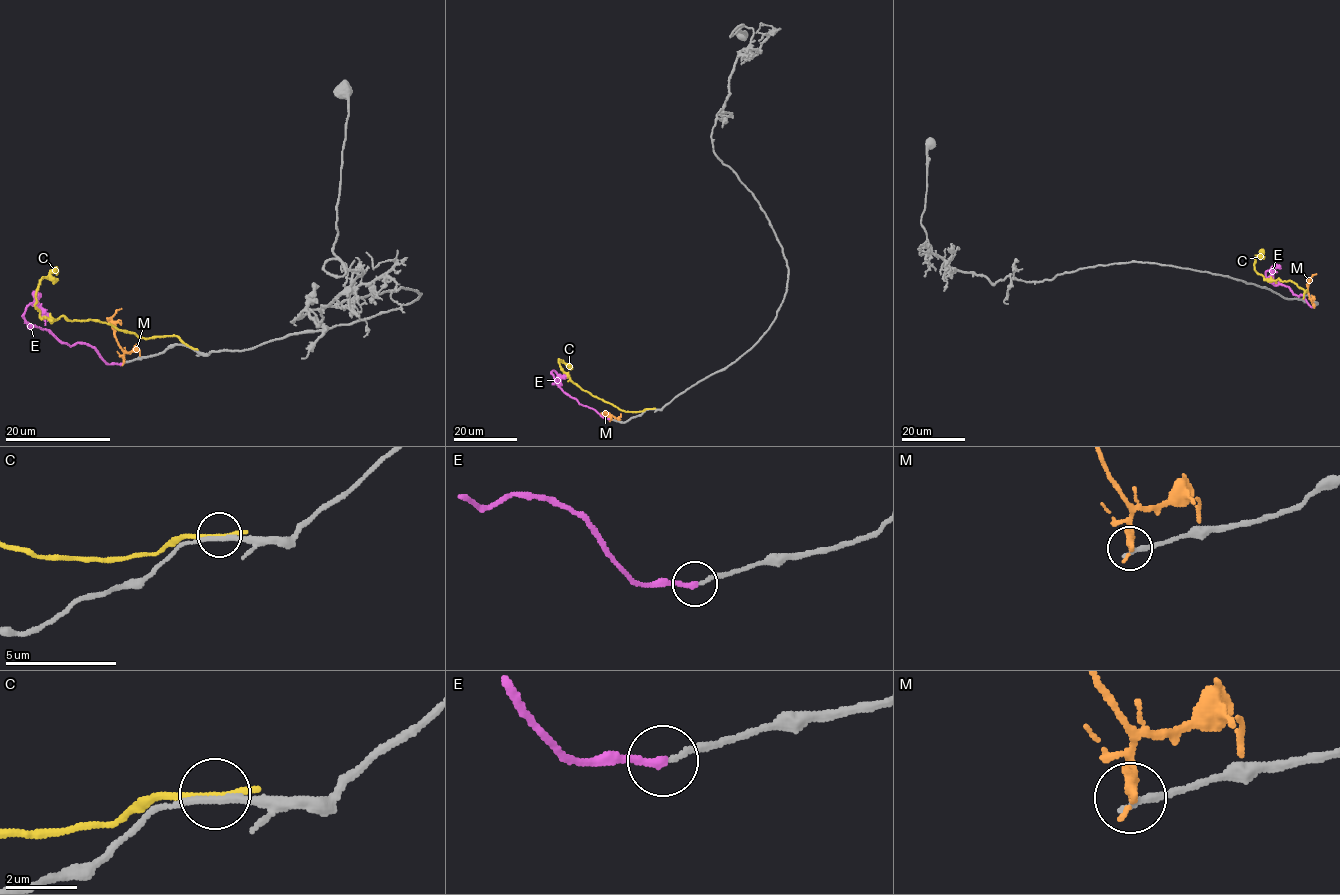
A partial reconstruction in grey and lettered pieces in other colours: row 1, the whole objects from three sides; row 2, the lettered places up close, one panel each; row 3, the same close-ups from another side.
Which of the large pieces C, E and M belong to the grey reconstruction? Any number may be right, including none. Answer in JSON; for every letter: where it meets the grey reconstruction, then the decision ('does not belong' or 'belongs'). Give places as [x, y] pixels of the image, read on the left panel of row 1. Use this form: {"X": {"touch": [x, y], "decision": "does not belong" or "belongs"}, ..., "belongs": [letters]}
{"C": {"touch": [191, 347], "decision": "does not belong"}, "E": {"touch": [121, 364], "decision": "belongs"}, "M": {"touch": [123, 362], "decision": "does not belong"}, "belongs": ["E"]}

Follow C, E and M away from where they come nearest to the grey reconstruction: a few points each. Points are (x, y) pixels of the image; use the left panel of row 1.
C: (191, 347), (175, 336), (140, 337), (93, 320), (43, 318), (35, 304), (36, 288), (51, 272), (56, 275)
E: (121, 363), (108, 363), (85, 343), (67, 345), (28, 325), (22, 316), (26, 308), (34, 303), (46, 325)
M: (124, 362), (112, 316), (121, 308)

